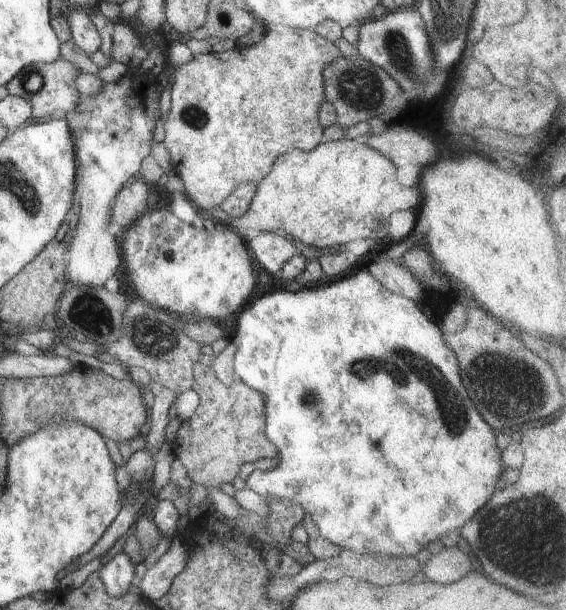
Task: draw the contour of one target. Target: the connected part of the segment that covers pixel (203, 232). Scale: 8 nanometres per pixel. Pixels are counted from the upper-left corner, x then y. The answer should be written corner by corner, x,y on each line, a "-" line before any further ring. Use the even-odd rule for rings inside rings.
170,208
150,210
137,218
125,229
122,238
122,278
124,266
128,272
130,294
136,294
146,304
170,311
180,317
224,320
230,314
239,313
256,286
256,276
252,270
252,258
239,234
227,223
208,222
205,228
195,228
175,216

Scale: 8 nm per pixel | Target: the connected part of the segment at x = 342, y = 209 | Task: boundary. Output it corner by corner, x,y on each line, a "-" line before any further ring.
341,138
323,142
311,151
294,149
279,156
268,176
264,176
257,184
248,212
240,217
240,226
260,232
279,232
308,246
336,248
339,244
360,238
379,238
385,233
393,212
416,208
420,200
422,195
418,185
407,187
398,183
396,166
386,156
370,148
363,139

